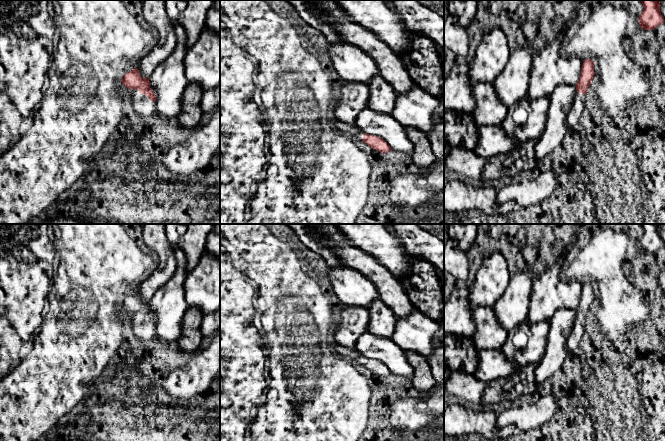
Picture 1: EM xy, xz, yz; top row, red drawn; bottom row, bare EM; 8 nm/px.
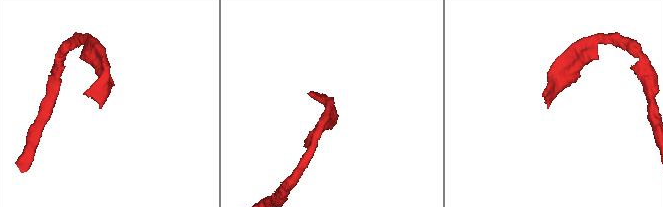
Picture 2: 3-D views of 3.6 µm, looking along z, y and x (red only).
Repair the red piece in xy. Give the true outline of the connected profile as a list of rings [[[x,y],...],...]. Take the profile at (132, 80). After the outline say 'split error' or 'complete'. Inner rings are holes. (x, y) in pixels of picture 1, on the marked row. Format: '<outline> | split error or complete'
[[[135,67],[123,76],[121,82],[123,90],[133,94],[133,108],[139,117],[150,117],[156,113],[156,95],[150,88],[149,78],[142,78]]] | split error

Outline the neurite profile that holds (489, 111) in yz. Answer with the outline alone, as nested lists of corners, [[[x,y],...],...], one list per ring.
[[[476,82],[472,86],[475,108],[474,123],[480,126],[500,125],[507,116],[508,107],[497,97],[493,83]]]

